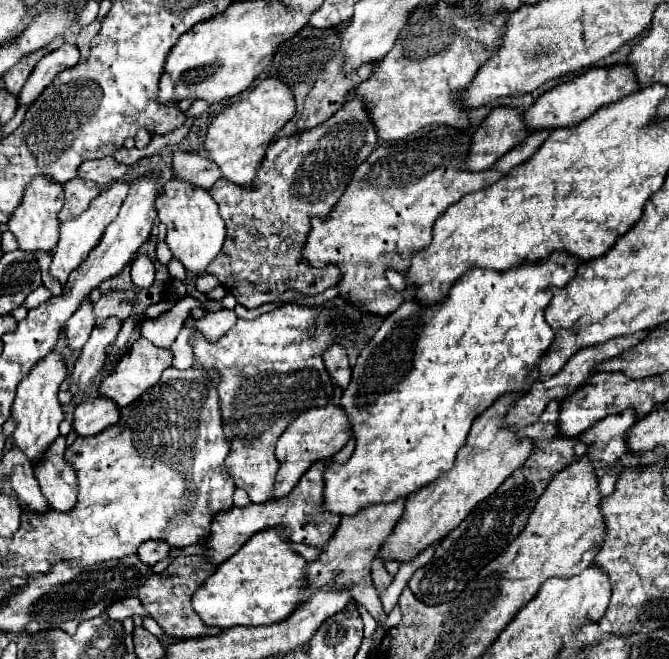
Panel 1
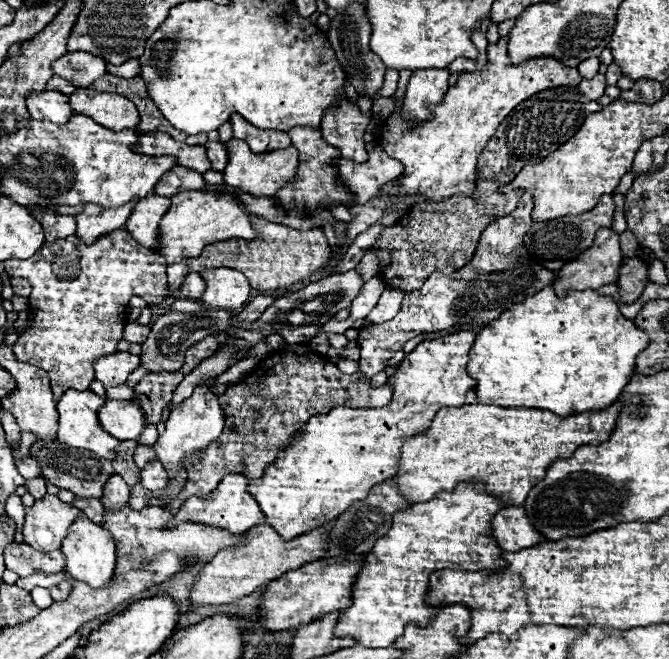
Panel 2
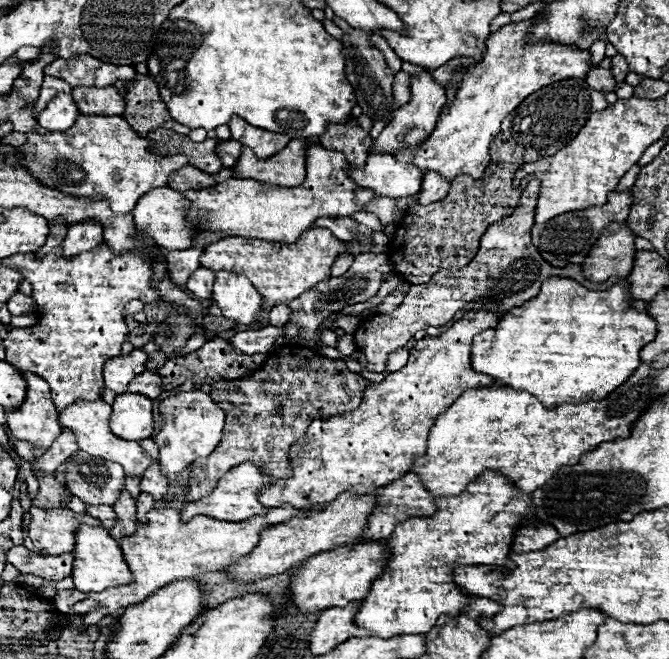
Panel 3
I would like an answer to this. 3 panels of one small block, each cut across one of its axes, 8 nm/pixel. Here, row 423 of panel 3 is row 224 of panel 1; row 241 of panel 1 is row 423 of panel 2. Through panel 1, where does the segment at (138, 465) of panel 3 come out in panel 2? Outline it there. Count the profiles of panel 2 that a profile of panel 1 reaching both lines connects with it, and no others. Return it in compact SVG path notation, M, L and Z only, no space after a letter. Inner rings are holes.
M66 390L64 396L58 400L56 408L60 414L60 428L58 428L58 442L68 444L70 448L84 448L84 450L92 450L102 458L108 460L116 460L116 452L120 446L120 440L114 440L114 436L110 436L108 432L102 432L102 426L98 424L98 408L102 408L104 400L98 398L94 392L86 390L86 392L78 392L78 390Z

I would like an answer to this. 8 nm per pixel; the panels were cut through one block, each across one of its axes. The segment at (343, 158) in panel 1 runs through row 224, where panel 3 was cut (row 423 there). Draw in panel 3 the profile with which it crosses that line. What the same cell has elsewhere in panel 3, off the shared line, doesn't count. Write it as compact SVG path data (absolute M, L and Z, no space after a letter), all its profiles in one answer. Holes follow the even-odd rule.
M282 344L276 346L272 352L268 352L268 358L260 364L260 368L250 374L248 378L240 380L220 380L212 384L212 400L226 412L226 426L224 436L220 444L214 448L214 452L202 460L194 460L190 468L190 490L186 494L188 502L194 502L206 494L210 494L218 480L232 470L234 466L242 462L254 462L264 474L276 476L276 478L288 478L288 450L290 446L306 432L310 420L322 420L334 414L342 414L348 410L356 410L362 404L364 390L370 386L370 382L356 372L350 372L342 360L330 360L302 344Z

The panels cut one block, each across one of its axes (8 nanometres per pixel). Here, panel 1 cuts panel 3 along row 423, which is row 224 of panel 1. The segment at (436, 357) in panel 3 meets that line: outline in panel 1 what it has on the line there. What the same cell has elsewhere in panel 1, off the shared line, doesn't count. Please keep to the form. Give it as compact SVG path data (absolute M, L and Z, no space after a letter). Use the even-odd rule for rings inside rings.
M450 130L444 138L438 136L436 132L430 132L422 138L416 140L406 140L406 142L396 142L390 146L378 146L366 162L362 162L356 172L352 182L348 184L346 192L338 200L338 204L332 208L330 216L322 220L312 220L312 230L306 240L304 256L310 264L324 266L324 264L338 264L342 272L340 280L340 296L348 298L352 304L362 308L364 312L380 314L386 316L394 312L402 302L412 300L416 296L416 286L410 284L406 290L394 290L386 284L386 268L392 268L396 272L406 274L410 268L410 262L414 254L424 250L430 240L432 240L432 226L438 216L442 216L448 206L456 204L462 196L488 188L496 180L500 180L504 174L496 168L490 168L486 172L470 172L464 170L464 162L468 158L472 144L472 136L466 132Z

